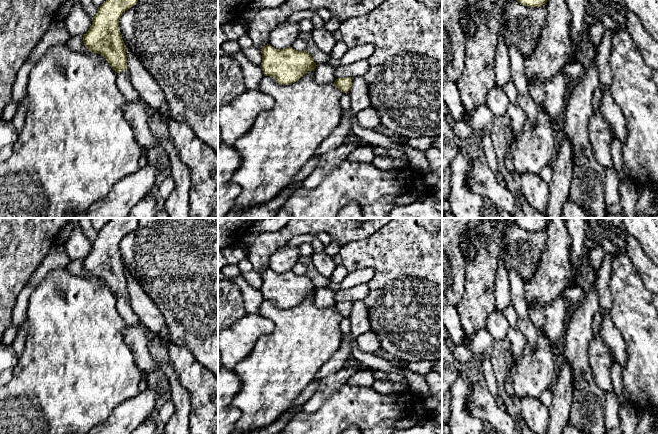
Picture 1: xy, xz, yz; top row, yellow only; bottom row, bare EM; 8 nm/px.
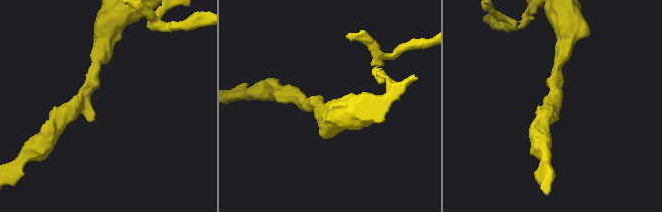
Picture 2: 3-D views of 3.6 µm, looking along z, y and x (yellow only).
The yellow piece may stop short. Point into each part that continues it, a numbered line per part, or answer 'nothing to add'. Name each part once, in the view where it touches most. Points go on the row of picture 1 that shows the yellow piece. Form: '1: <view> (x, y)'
1: xy (123, 82)

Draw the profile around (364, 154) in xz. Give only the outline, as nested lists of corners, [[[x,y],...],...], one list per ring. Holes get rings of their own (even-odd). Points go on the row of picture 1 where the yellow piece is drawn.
[[[363,144],[350,153],[347,160],[355,163],[372,163],[374,157],[373,147]]]

